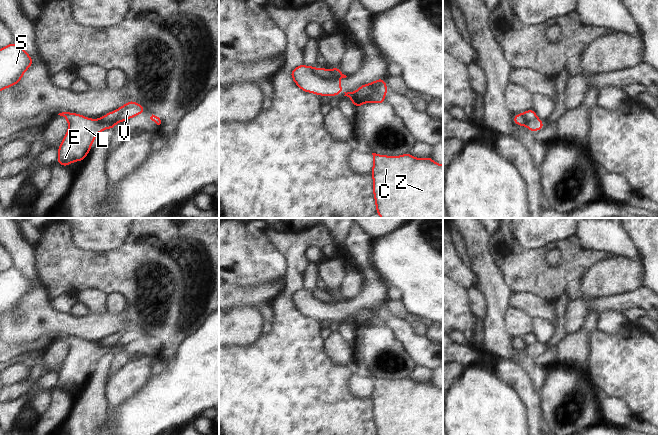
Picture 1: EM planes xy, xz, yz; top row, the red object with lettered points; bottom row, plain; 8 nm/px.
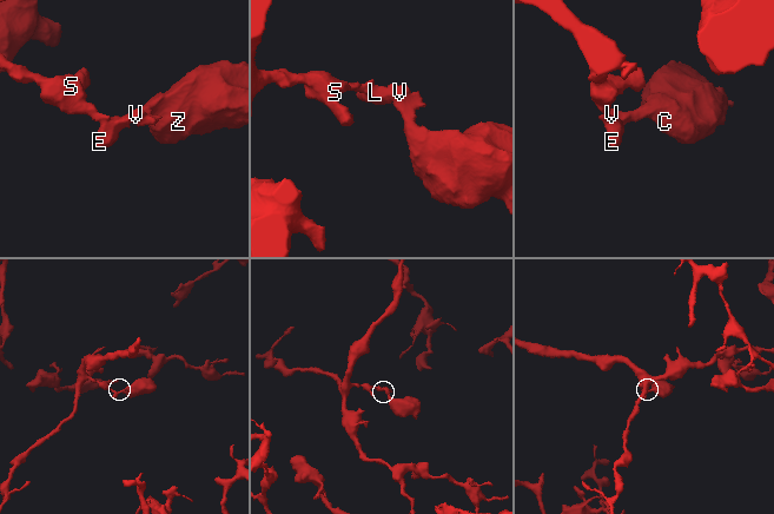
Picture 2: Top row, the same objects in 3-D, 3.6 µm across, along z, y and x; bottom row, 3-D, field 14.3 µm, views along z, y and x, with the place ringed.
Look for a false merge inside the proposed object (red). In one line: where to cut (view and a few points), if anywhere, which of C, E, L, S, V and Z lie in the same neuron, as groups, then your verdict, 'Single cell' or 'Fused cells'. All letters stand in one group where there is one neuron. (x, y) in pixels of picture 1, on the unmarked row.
Split along xz (314, 295), (321, 301), (339, 303). Groups: C V Z / E L S. Fused cells.

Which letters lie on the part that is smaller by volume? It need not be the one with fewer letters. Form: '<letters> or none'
C, V, Z

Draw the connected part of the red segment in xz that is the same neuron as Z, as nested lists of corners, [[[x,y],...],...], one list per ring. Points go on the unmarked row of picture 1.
[[[409,376],[400,380],[372,379],[371,399],[376,435],[443,435],[443,388],[436,387],[430,380],[415,382]]]

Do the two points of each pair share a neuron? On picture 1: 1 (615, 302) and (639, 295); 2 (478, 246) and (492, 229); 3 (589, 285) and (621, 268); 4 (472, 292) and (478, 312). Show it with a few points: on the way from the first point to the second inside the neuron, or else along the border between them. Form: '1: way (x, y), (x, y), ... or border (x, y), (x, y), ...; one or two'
1: way (621, 302), (633, 298); one
2: border (483, 228), (491, 236); two
3: way (597, 282), (613, 276); one
4: way (475, 297), (478, 307); one

